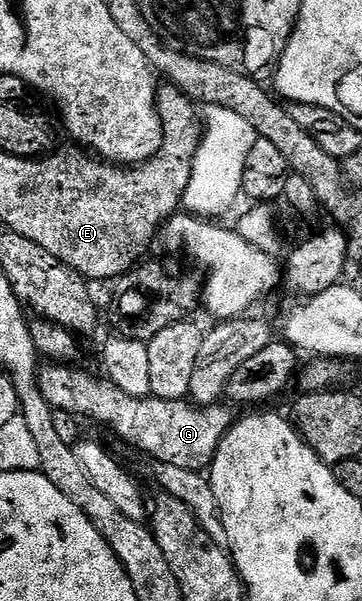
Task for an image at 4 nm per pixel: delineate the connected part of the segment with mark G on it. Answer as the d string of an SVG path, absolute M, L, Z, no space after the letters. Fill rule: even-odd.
M49 363L46 366L37 374L37 386L53 410L67 411L78 418L86 417L89 421L109 425L115 436L122 437L127 444L134 445L139 452L154 457L152 460L162 465L198 471L212 466L217 445L235 421L234 410L224 409L221 403L198 407L185 399L168 401L152 395L132 397L104 376L72 373L69 370L72 368L63 363Z

